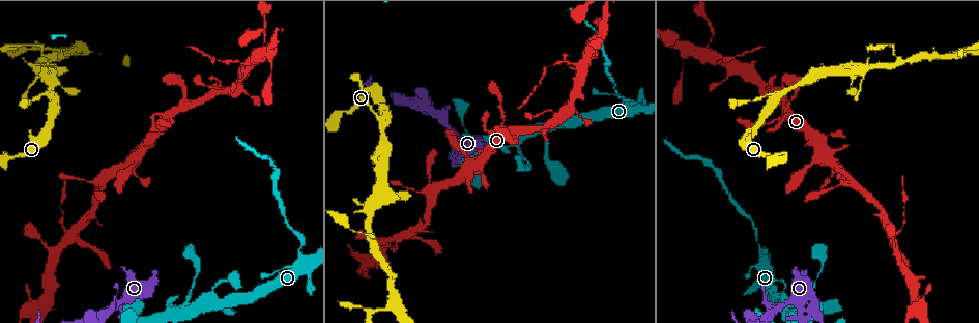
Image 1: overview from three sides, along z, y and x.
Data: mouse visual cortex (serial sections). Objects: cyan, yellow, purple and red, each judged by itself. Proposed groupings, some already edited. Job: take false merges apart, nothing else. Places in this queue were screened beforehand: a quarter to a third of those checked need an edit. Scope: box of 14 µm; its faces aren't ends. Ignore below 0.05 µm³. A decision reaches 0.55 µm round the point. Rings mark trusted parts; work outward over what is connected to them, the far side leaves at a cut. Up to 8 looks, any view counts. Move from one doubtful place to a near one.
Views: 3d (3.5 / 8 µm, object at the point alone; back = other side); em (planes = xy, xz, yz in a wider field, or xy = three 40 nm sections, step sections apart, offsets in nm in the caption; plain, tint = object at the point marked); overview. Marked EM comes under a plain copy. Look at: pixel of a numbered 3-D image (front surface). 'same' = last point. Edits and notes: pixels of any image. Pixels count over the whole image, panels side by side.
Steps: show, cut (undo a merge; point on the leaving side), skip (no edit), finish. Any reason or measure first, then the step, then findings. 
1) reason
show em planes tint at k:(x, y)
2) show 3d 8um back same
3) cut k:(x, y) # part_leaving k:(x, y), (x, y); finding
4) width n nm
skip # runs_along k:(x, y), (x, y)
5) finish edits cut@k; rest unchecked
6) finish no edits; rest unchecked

show em xy step 5 tint at 1:(759, 245)

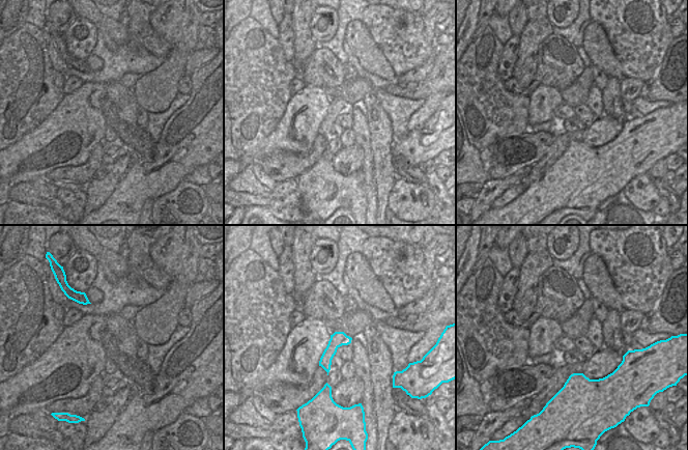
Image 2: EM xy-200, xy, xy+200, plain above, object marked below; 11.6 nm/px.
show 3d 3.5um same

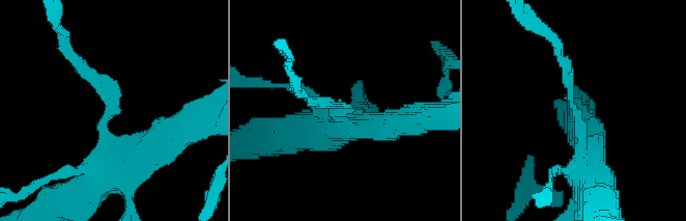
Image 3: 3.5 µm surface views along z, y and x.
cut 3:(91, 77) # two cells meet here

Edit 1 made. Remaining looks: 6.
redraw
show overview

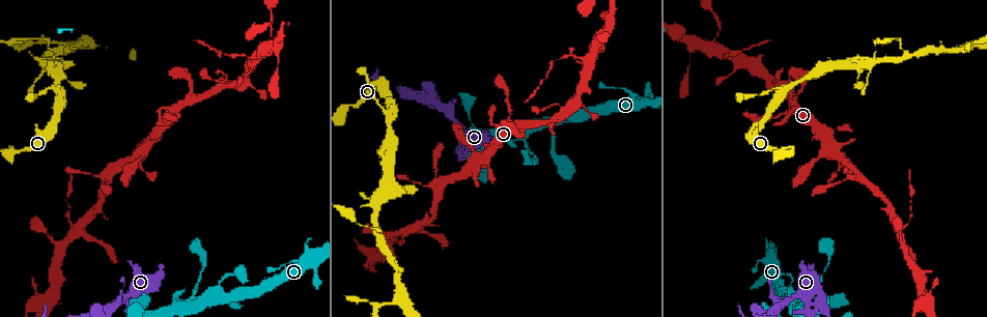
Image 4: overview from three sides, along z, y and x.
a narrow waist
show 3d 3.5um back at 4:(725, 55)

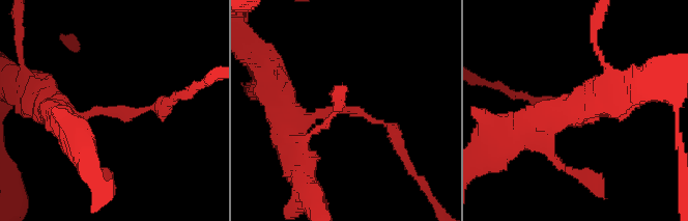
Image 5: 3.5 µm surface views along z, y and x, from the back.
cut 5:(402, 154) # part_leaving 5:(381, 120), (432, 197); a second cell is stuck on

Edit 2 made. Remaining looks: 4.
arms part here
show 3d 8um at 4:(393, 114)

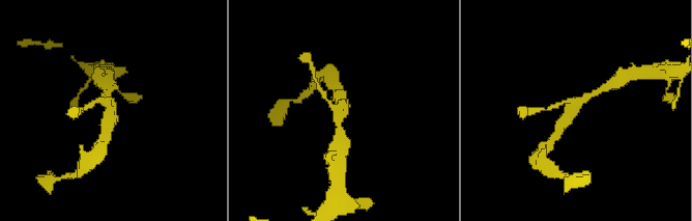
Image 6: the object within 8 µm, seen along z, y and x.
show em planes tint at 6:(344, 111)

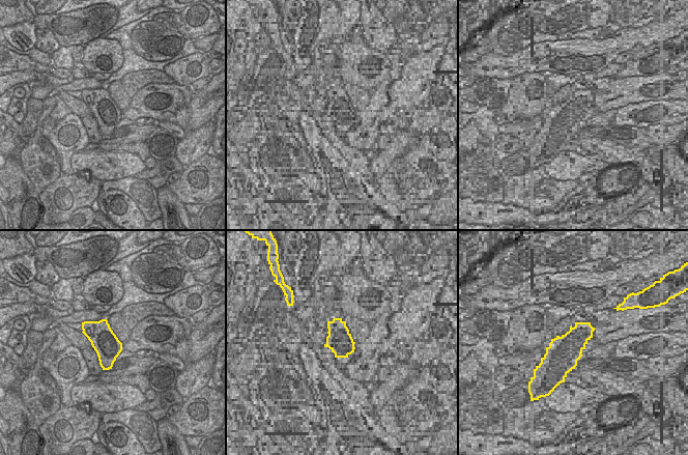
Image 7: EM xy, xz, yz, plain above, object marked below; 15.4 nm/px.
arm_widths 150, 250, 450 nm
skip # runs_along 6:(558, 132), (580, 101), (600, 90); continuous, no second cell

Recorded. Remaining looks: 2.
finish edits cut@3, cut@5; rest unchecked

